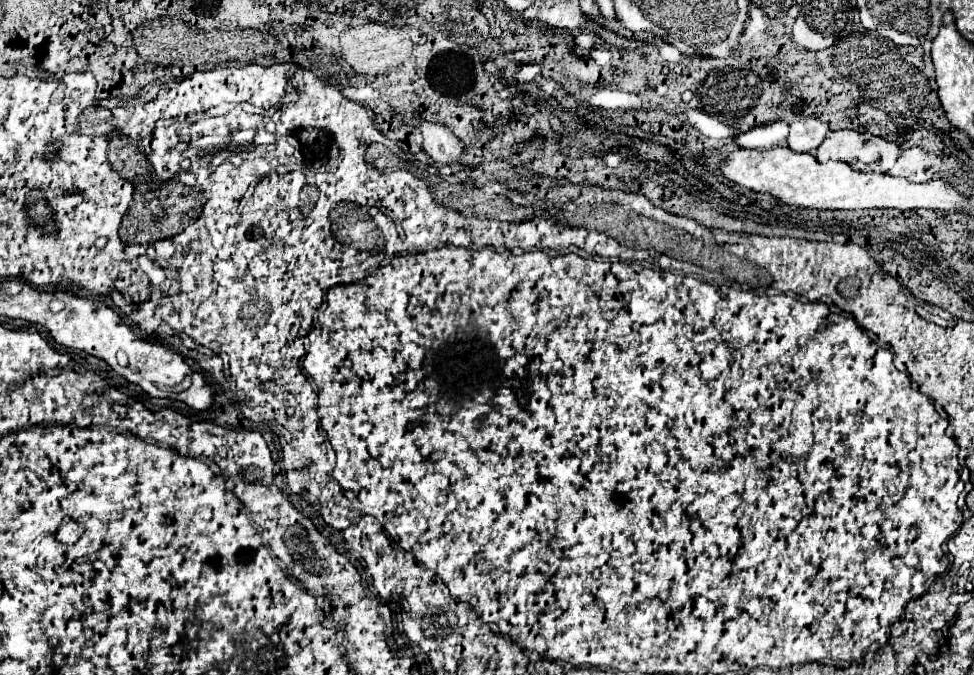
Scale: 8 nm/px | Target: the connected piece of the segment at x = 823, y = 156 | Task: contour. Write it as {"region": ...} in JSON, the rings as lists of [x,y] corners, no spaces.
{"region":[[[851,129],[831,131],[829,137],[819,145],[819,161],[847,161],[857,171],[877,171],[887,173],[897,157],[901,147],[893,141],[877,137],[873,133],[859,133]]]}

